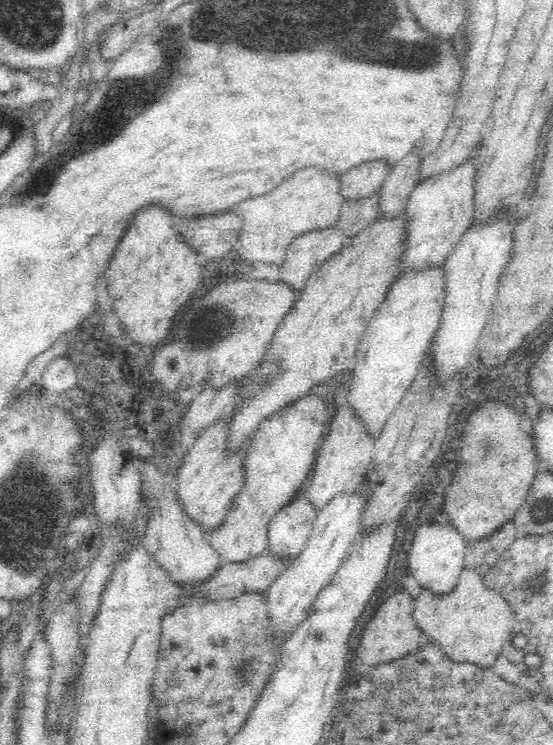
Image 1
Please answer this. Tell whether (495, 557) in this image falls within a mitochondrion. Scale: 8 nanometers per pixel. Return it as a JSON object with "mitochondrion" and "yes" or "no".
{"mitochondrion":"no"}

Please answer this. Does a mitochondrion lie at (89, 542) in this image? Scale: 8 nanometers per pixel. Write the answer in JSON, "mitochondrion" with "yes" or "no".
{"mitochondrion":"no"}

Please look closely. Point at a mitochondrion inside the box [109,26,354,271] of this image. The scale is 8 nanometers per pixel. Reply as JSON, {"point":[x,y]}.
{"point":[176,64]}

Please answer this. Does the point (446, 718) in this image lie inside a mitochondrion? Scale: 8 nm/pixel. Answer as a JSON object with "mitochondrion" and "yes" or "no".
{"mitochondrion":"yes"}

